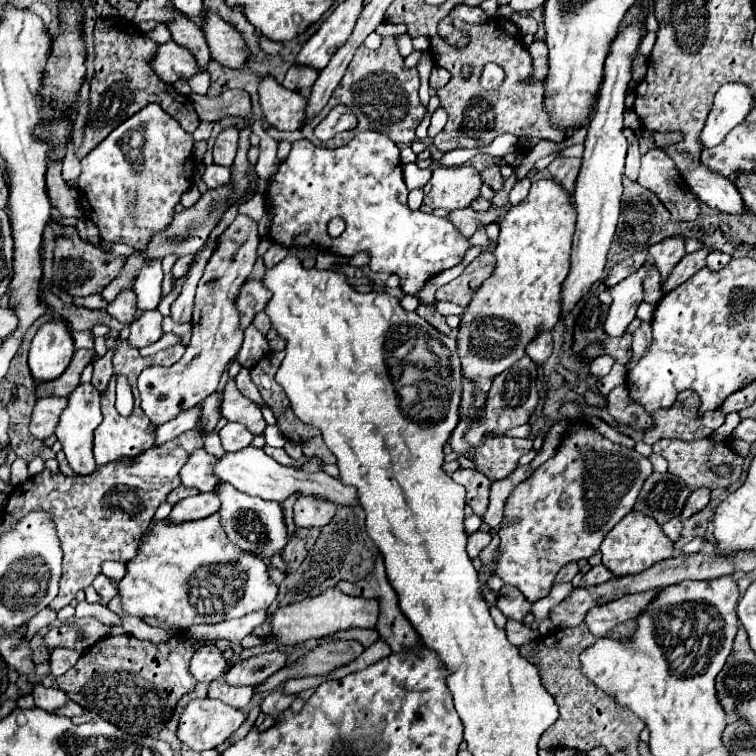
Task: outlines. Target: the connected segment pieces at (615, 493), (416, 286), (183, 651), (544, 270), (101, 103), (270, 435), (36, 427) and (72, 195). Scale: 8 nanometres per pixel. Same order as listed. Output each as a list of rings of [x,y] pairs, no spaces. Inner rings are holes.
[[[565,403],[561,413],[569,423],[563,445],[555,457],[537,467],[529,479],[511,491],[505,513],[507,517],[519,517],[519,523],[499,531],[503,553],[497,575],[517,587],[531,603],[549,595],[561,567],[589,559],[599,551],[605,535],[633,509],[641,485],[653,473],[647,457],[635,449],[611,443],[593,427],[581,423],[577,403]]]
[[[357,133],[347,145],[337,149],[315,147],[309,139],[295,141],[289,157],[269,179],[265,197],[271,215],[269,237],[273,243],[295,249],[319,247],[319,251],[341,253],[341,257],[353,257],[355,253],[365,251],[369,255],[371,271],[397,275],[405,295],[417,295],[431,277],[461,263],[471,247],[447,217],[435,217],[433,213],[411,211],[407,207],[407,186],[403,181],[399,147],[381,133]],[[337,215],[347,223],[347,229],[341,237],[333,239],[327,235],[327,223]]]
[[[111,635],[85,651],[65,675],[57,677],[57,689],[131,735],[157,735],[171,719],[177,701],[197,685],[189,673],[191,657],[193,645],[185,635],[175,635],[163,645],[139,641],[133,635]]]
[[[539,179],[539,181],[535,181],[535,183],[531,185],[529,195],[527,195],[519,205],[509,207],[507,215],[501,219],[501,223],[499,223],[499,229],[501,229],[501,231],[499,231],[499,245],[497,245],[495,251],[493,251],[493,255],[495,255],[495,259],[497,259],[495,273],[475,291],[473,301],[471,301],[469,307],[465,309],[465,315],[463,315],[463,319],[461,319],[461,327],[459,327],[459,333],[457,333],[457,349],[459,349],[461,363],[463,363],[463,377],[475,383],[475,387],[473,387],[473,397],[475,397],[473,407],[477,407],[477,399],[479,399],[479,403],[481,403],[481,399],[489,393],[489,385],[491,385],[491,381],[495,379],[495,375],[503,373],[503,371],[509,369],[517,359],[521,359],[521,357],[525,355],[527,343],[529,343],[539,331],[543,331],[543,329],[553,329],[553,325],[559,321],[559,313],[561,313],[561,283],[563,283],[563,281],[567,279],[567,275],[569,275],[569,255],[571,255],[571,237],[573,237],[573,231],[575,231],[575,217],[577,217],[577,211],[575,211],[573,203],[571,203],[571,195],[569,195],[555,179]]]
[[[99,17],[95,25],[95,77],[91,81],[91,107],[85,127],[85,141],[81,157],[95,149],[117,125],[135,115],[149,103],[159,103],[165,113],[179,121],[179,125],[193,133],[199,125],[199,117],[185,95],[175,93],[173,85],[163,83],[151,69],[149,61],[157,51],[157,43],[145,37],[123,17]]]
[[[267,425],[264,437],[267,445],[275,448],[282,448],[287,441],[276,425]]]
[[[43,397],[37,401],[31,417],[31,435],[47,439],[55,433],[61,411],[67,407],[67,397]]]
[[[49,161],[46,172],[46,188],[51,204],[62,217],[83,217],[84,213],[78,201],[78,191],[70,190],[65,184],[61,172],[63,161]]]

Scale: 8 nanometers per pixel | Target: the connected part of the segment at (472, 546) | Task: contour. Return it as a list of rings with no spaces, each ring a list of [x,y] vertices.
[[[483,531],[473,533],[473,535],[469,537],[469,543],[467,543],[467,553],[469,553],[469,557],[471,557],[471,559],[479,557],[479,553],[489,545],[489,541],[491,541],[491,533],[489,533],[489,531],[487,531],[487,533],[483,533]]]

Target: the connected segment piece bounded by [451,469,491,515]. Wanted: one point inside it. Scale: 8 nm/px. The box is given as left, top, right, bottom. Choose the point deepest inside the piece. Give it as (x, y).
(477, 485)

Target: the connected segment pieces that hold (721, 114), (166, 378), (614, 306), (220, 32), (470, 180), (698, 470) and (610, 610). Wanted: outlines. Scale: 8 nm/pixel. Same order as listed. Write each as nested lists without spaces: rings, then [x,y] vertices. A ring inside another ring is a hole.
[[[743,83],[723,85],[715,95],[715,109],[711,109],[707,123],[701,131],[703,147],[719,145],[735,125],[745,121],[753,105],[755,95],[747,85]]]
[[[237,215],[235,221],[225,229],[225,233],[219,237],[219,247],[213,253],[211,261],[205,267],[205,273],[197,285],[197,295],[195,295],[195,307],[193,307],[193,337],[187,345],[185,355],[171,367],[147,367],[141,375],[139,375],[139,393],[141,393],[141,409],[145,411],[145,415],[151,419],[153,425],[163,425],[169,419],[173,419],[175,415],[179,415],[181,411],[187,411],[199,403],[203,403],[205,397],[209,397],[211,393],[215,393],[219,379],[223,375],[223,371],[227,369],[227,365],[235,359],[237,351],[241,349],[243,343],[243,331],[239,327],[239,311],[237,311],[237,295],[243,287],[243,283],[247,281],[247,277],[251,275],[253,263],[257,259],[257,245],[259,245],[259,235],[257,235],[257,223],[253,219],[249,219],[247,215]]]
[[[643,265],[637,273],[629,275],[625,281],[621,281],[619,285],[609,289],[613,303],[611,303],[607,319],[603,323],[603,331],[609,337],[621,337],[621,333],[625,333],[627,325],[635,319],[635,311],[637,311],[639,303],[643,301],[645,273],[647,273],[647,265]]]
[[[207,11],[203,21],[203,31],[211,49],[211,57],[229,69],[243,69],[251,53],[245,47],[241,33],[223,21],[219,15]]]
[[[469,165],[463,167],[437,167],[433,169],[431,181],[425,185],[425,199],[423,205],[437,209],[465,209],[469,207],[477,197],[483,181],[479,177],[479,171],[475,171]]]
[[[709,437],[705,439],[699,439],[699,441],[679,441],[679,439],[661,439],[653,445],[653,453],[661,455],[667,463],[669,463],[669,473],[681,477],[685,481],[685,485],[695,491],[699,487],[707,487],[707,489],[719,489],[719,487],[729,487],[733,485],[739,475],[741,475],[741,467],[743,467],[743,457],[735,455],[727,443],[717,443],[713,445],[709,441]],[[719,465],[731,465],[733,471],[731,475],[727,477],[721,477],[721,475],[715,475],[713,467],[719,467]]]
[[[657,591],[635,593],[635,595],[625,595],[617,601],[605,603],[605,605],[597,605],[587,613],[585,621],[587,621],[589,629],[593,631],[593,635],[597,635],[597,637],[607,635],[619,621],[635,619],[635,615],[639,615],[655,599],[655,595],[657,595]]]

